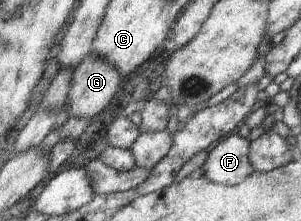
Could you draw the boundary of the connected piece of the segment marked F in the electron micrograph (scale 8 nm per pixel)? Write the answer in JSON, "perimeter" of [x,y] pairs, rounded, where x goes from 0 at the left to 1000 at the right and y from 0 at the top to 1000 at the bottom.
{"perimeter":[[[774,597],[694,679],[684,733],[668,760],[678,769],[678,796],[711,828],[734,828],[754,842],[781,842],[814,824],[827,796],[854,778],[850,756],[837,747],[831,688],[831,643],[794,620],[787,597]]]}

